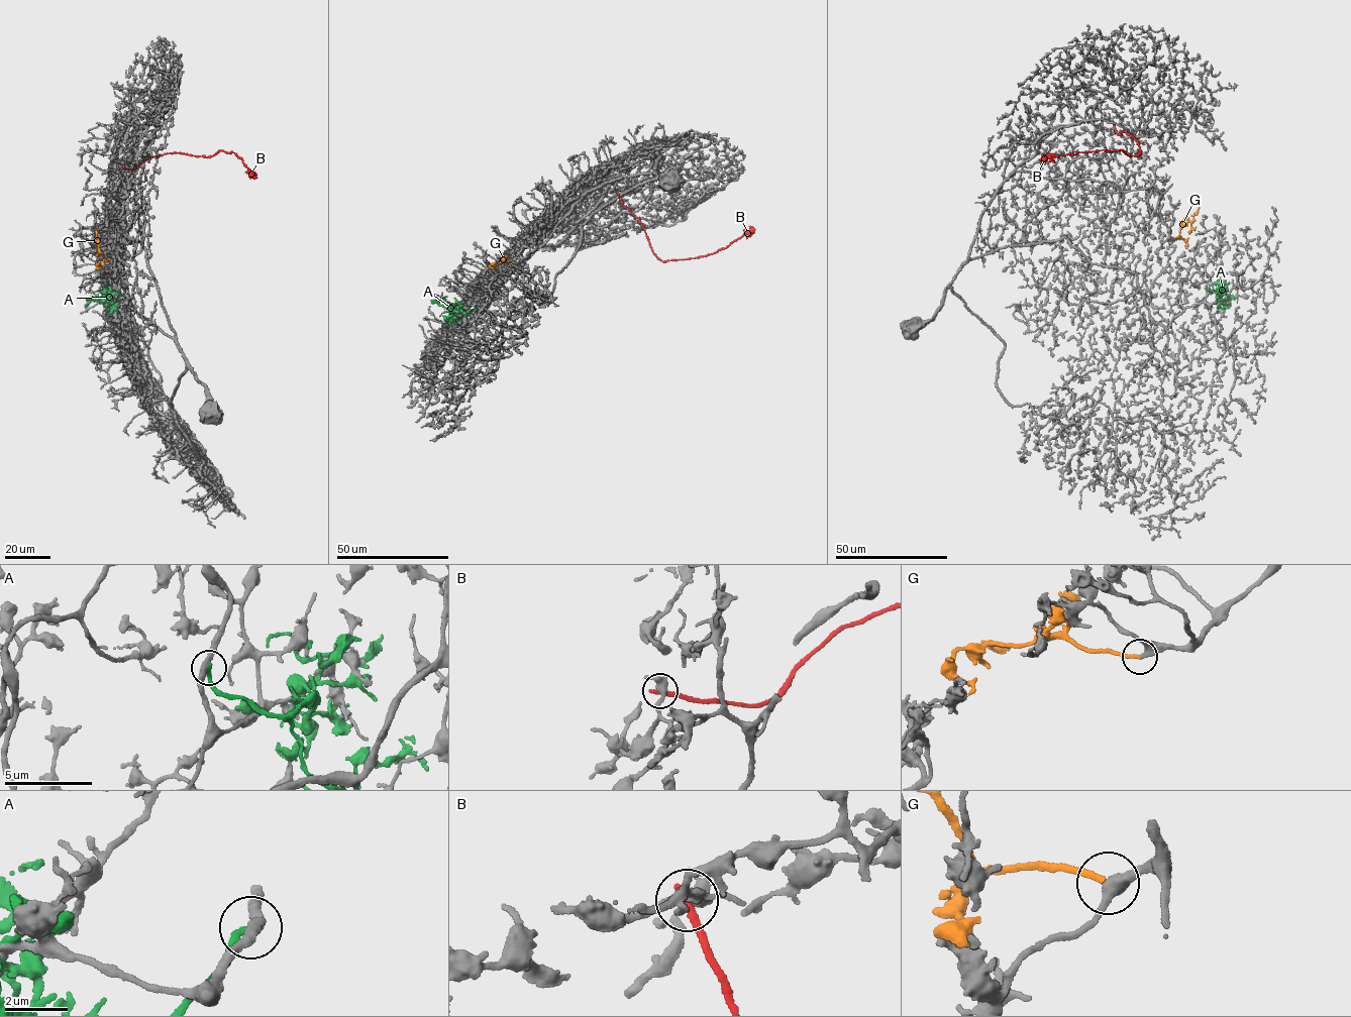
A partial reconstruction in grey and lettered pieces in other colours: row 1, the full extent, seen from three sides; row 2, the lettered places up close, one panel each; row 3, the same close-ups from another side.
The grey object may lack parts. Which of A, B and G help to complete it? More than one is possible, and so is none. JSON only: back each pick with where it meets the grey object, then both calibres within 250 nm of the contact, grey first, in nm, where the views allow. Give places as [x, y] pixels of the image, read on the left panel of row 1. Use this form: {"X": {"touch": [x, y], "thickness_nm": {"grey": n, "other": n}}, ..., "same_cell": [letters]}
{"G": {"touch": [113, 260], "thickness_nm": {"grey": 300, "other": 200}}, "same_cell": ["G"]}

